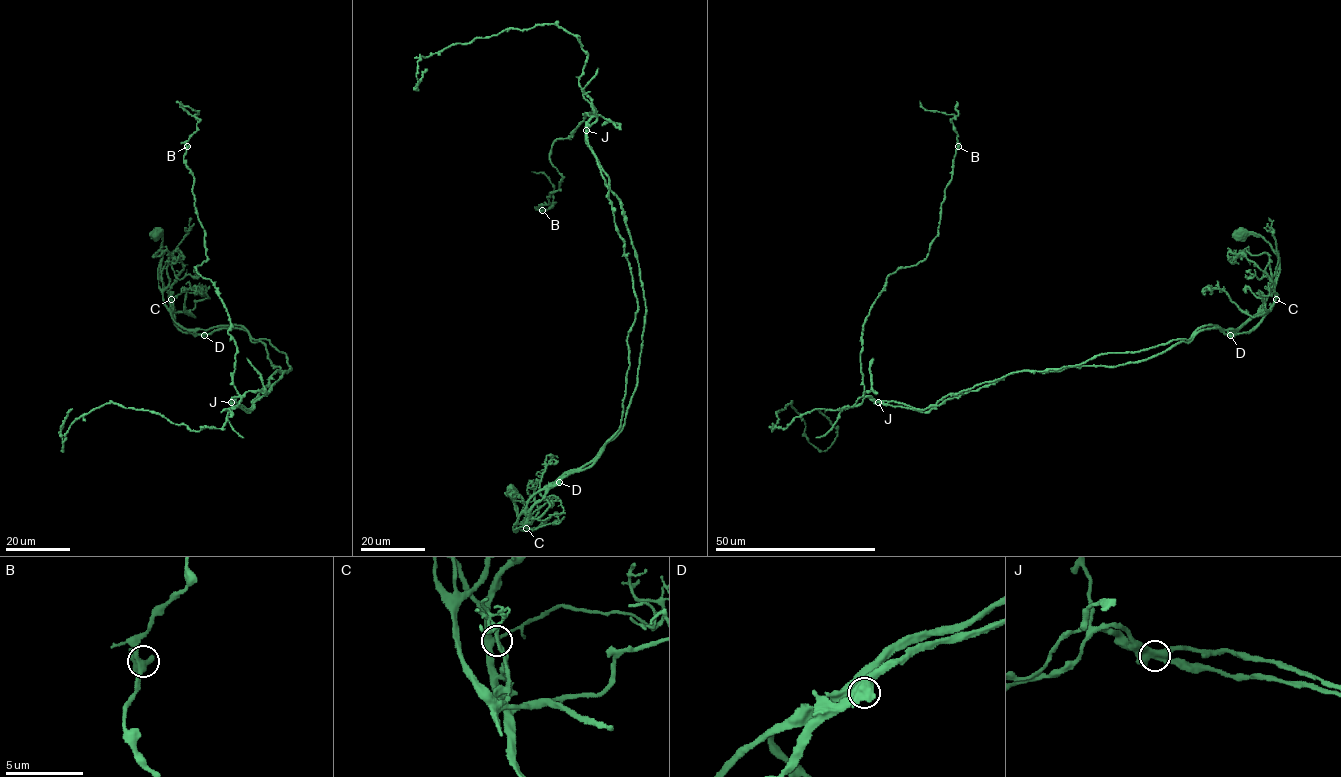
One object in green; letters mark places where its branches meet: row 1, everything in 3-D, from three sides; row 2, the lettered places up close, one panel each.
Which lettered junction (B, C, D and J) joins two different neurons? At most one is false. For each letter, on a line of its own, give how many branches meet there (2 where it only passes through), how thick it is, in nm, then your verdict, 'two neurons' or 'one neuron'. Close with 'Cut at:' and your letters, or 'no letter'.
B: 3 branches meet; 440 nm thick; one neuron
C: 3 branches meet; 320 nm thick; one neuron
D: 3 branches meet; 550 nm thick; one neuron
J: 4 branches meet; 480 nm thick; two neurons
Cut at: J

